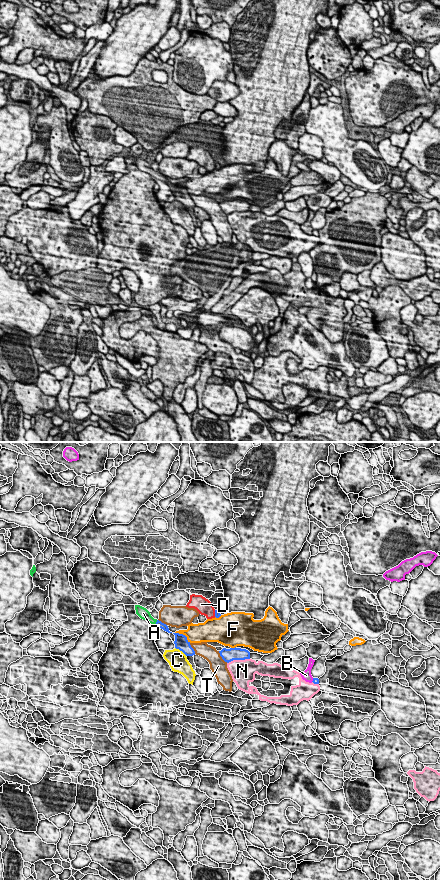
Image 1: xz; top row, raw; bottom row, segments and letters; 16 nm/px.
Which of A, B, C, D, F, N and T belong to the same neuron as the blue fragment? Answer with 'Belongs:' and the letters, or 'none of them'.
Belongs: A

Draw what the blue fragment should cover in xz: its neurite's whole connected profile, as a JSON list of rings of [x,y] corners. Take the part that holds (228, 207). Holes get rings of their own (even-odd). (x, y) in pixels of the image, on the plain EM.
[[[236,199],[230,201],[223,200],[221,203],[219,203],[219,205],[222,211],[227,215],[233,212],[250,211],[250,204],[248,202]]]

